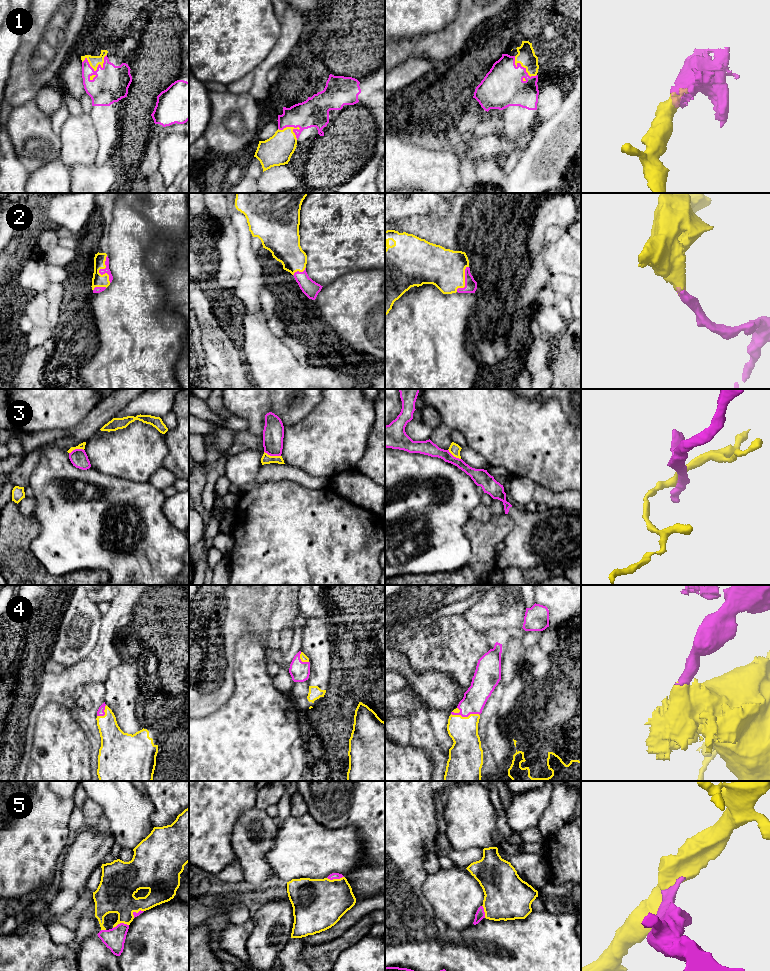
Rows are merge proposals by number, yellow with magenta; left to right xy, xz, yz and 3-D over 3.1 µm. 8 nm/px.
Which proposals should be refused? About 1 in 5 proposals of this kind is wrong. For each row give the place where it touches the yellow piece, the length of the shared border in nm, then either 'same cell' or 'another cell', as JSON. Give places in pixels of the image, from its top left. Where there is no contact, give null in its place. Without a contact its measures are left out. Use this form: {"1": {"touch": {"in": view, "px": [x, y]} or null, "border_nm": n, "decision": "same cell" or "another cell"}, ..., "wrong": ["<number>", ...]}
{"1": {"touch": {"in": "xy", "px": [96, 68]}, "border_nm": 220, "decision": "same cell"}, "2": {"touch": {"in": "xy", "px": [98, 271]}, "border_nm": 220, "decision": "same cell"}, "3": {"touch": {"in": "xz", "px": [272, 456]}, "border_nm": 140, "decision": "another cell"}, "4": {"touch": {"in": "yz", "px": [465, 717]}, "border_nm": 240, "decision": "same cell"}, "5": {"touch": {"in": "xz", "px": [335, 879]}, "border_nm": 140, "decision": "same cell"}, "wrong": ["3"]}

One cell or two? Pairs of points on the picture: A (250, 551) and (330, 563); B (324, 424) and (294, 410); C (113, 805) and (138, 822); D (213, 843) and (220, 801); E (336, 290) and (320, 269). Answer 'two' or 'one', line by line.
A: one
B: two
C: one
D: one
E: two

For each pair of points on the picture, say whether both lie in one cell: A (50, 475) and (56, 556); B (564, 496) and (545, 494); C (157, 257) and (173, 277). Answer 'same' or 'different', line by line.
A: same
B: same
C: same

